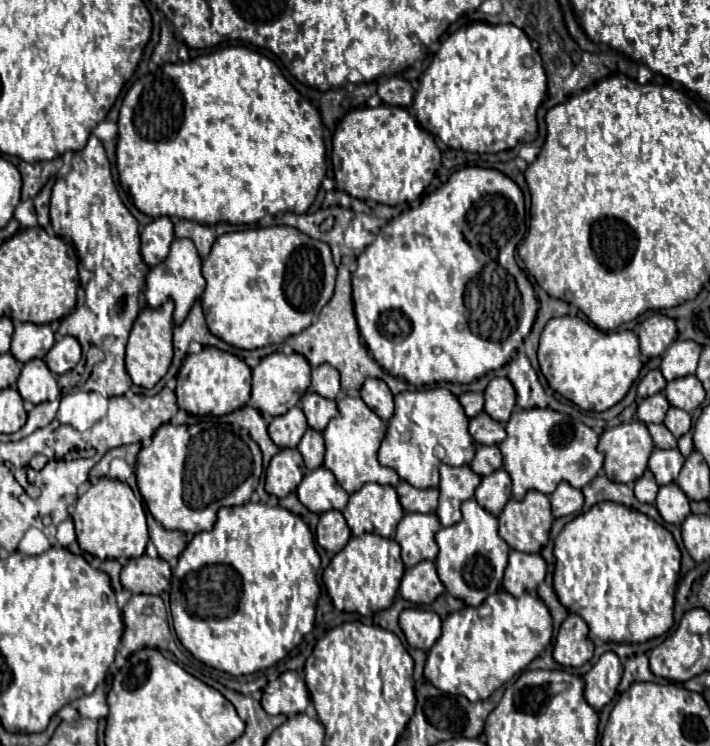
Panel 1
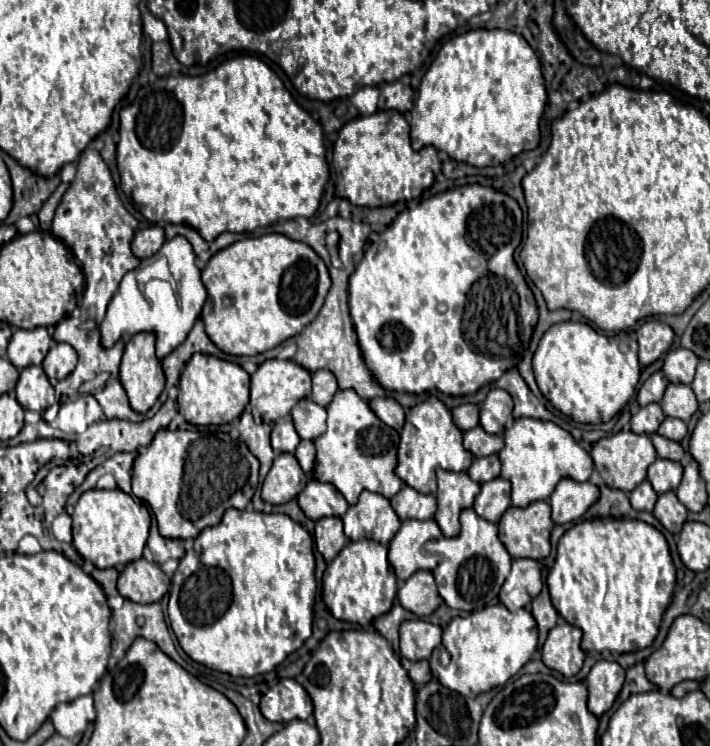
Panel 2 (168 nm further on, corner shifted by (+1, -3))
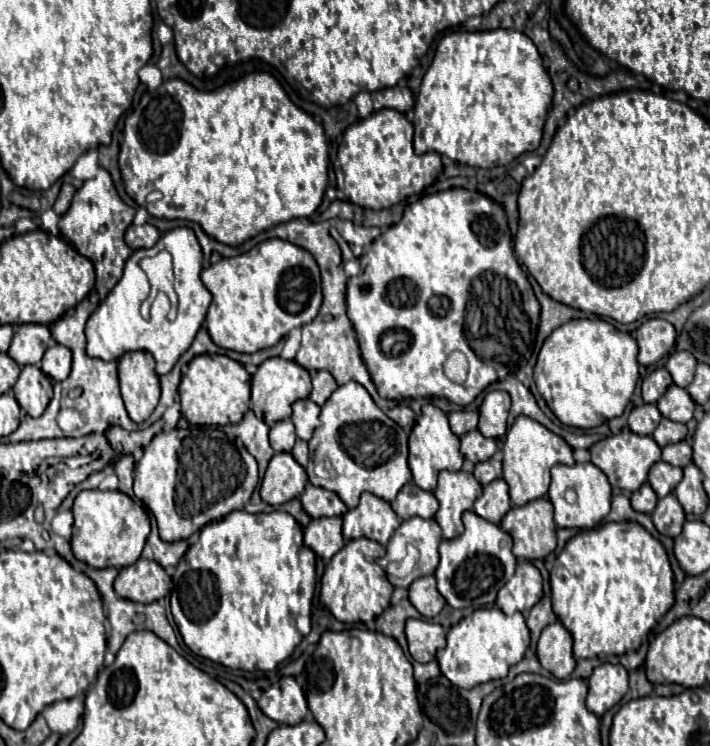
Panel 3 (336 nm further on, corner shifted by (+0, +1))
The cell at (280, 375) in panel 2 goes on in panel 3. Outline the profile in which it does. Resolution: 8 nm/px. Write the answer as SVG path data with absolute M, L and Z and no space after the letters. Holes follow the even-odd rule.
M282 357L266 359L262 365L258 365L258 371L252 377L252 411L266 423L288 419L292 415L292 403L298 399L306 399L310 391L310 375L302 365Z

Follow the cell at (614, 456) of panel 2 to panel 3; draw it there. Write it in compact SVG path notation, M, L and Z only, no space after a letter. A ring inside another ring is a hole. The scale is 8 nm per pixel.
M624 427L620 433L610 435L598 441L596 445L592 445L590 453L592 453L592 463L604 471L612 487L634 491L648 479L650 467L660 459L660 445L650 435L636 435L628 427Z

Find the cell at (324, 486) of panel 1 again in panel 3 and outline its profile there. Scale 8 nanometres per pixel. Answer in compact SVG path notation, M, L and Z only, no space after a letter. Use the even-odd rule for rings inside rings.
M306 485L304 493L300 495L300 501L302 501L302 507L304 511L312 517L312 519L318 519L318 517L330 517L330 515L344 515L348 511L348 507L344 505L344 501L324 489L324 487L316 487L316 485Z

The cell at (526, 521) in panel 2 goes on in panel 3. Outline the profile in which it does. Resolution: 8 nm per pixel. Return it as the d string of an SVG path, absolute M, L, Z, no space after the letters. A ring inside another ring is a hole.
M540 497L522 507L512 507L500 527L514 539L514 555L518 559L544 559L556 547L556 523L552 519L552 505Z

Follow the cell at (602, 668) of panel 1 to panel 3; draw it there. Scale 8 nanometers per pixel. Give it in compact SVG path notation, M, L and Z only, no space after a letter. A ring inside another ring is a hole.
M604 663L594 669L588 677L588 697L586 705L598 717L614 707L628 689L628 671L622 665Z

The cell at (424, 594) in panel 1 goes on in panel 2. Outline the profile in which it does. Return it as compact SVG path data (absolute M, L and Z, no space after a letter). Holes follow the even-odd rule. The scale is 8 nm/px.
M417 571L407 581L399 585L397 597L405 609L415 613L417 617L431 615L443 601L437 593L435 579L431 571Z

